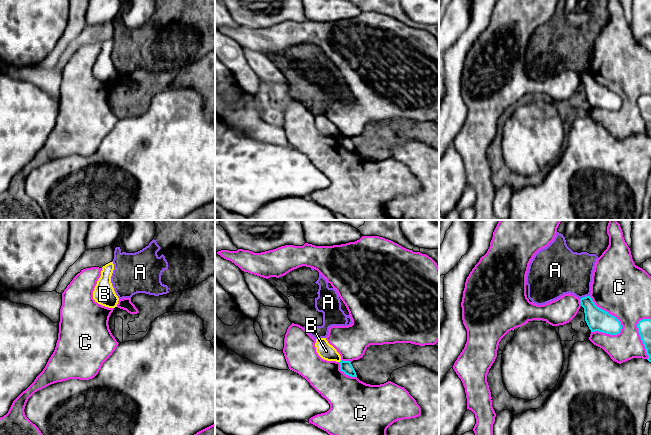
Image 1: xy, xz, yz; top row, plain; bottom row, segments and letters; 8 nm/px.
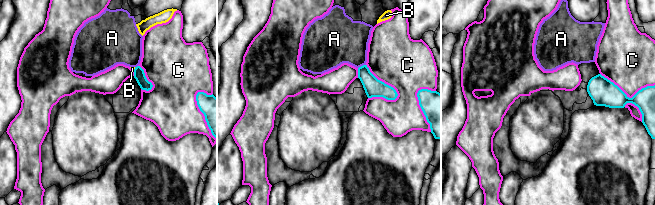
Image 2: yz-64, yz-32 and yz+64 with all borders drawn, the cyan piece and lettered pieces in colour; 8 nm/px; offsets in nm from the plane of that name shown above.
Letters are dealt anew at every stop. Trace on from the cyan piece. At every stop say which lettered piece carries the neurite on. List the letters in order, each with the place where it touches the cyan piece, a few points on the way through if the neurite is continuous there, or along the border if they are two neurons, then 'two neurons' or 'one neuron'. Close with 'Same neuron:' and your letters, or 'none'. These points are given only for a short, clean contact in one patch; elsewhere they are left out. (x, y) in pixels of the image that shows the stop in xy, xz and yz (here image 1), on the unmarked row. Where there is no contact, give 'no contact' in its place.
A: meets cyan in yz at (584, 73); border along yz (589, 71), (583, 72), (580, 75); two neurons
B: meets cyan in xz at (340, 137); two neurons
C: meets cyan in yz at (610, 90); two neurons
Same neuron: none

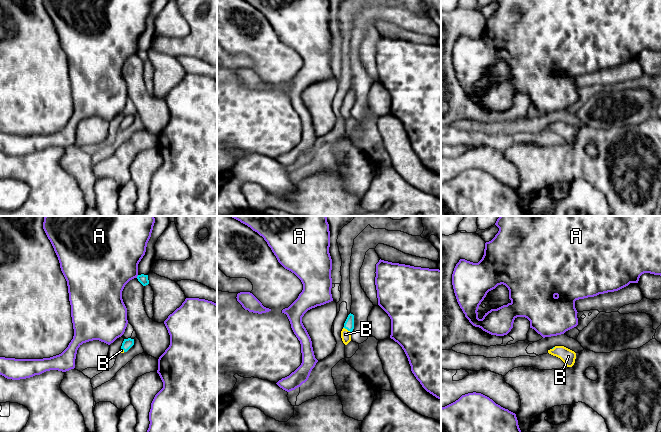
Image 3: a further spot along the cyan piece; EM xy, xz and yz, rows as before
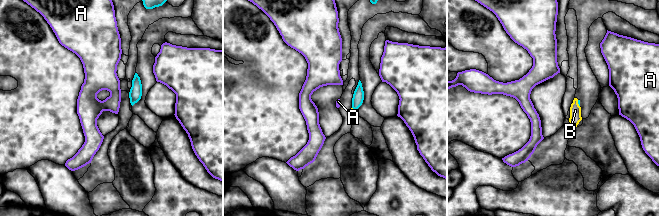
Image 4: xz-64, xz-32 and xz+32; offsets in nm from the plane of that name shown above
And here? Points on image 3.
A: meets cyan in xy at (137, 52); two neurons
B: meets cyan in xz at (347, 105); runs through xz (349, 99), (347, 105), (345, 110); one neuron
Same neuron: B

